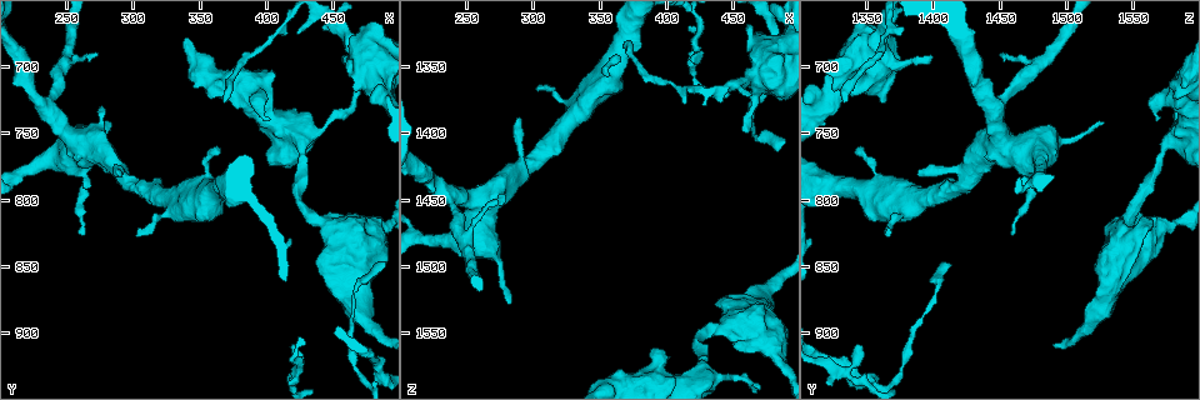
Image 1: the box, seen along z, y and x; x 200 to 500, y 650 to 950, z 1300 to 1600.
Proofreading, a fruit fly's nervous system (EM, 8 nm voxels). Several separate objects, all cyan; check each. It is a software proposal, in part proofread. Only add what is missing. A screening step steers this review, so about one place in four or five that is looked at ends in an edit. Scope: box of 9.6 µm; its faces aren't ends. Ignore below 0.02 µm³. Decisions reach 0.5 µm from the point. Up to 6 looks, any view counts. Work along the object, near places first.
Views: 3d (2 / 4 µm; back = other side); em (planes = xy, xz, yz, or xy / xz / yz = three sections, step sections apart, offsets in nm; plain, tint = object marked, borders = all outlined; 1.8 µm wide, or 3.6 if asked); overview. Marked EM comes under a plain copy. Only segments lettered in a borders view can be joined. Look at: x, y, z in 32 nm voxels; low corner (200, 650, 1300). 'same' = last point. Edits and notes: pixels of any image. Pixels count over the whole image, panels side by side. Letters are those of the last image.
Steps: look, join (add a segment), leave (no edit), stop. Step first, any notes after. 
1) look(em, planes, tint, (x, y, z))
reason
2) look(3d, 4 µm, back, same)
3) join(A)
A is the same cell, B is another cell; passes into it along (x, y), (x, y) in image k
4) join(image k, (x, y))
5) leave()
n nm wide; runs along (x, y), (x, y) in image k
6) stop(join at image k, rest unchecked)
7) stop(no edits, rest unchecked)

look(em, planes, tint, (422, 926, 1334))

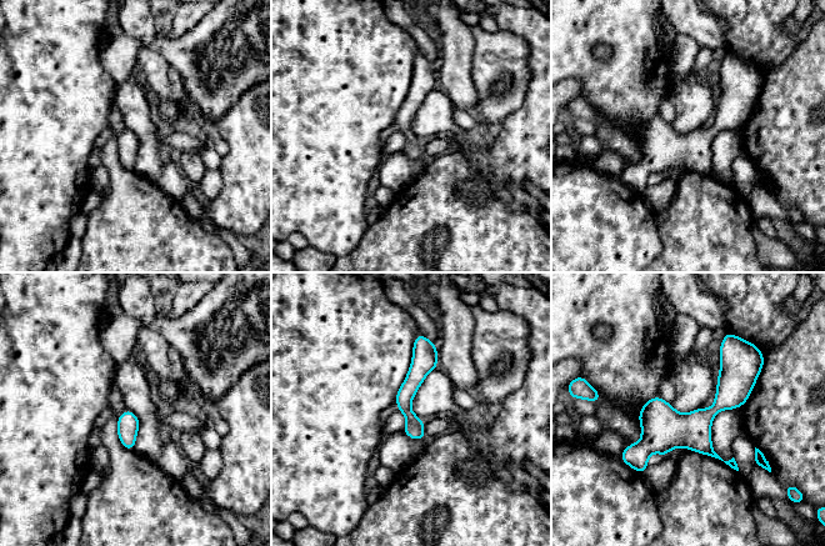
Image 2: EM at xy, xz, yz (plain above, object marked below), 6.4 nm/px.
look(em, planes, borders, same)

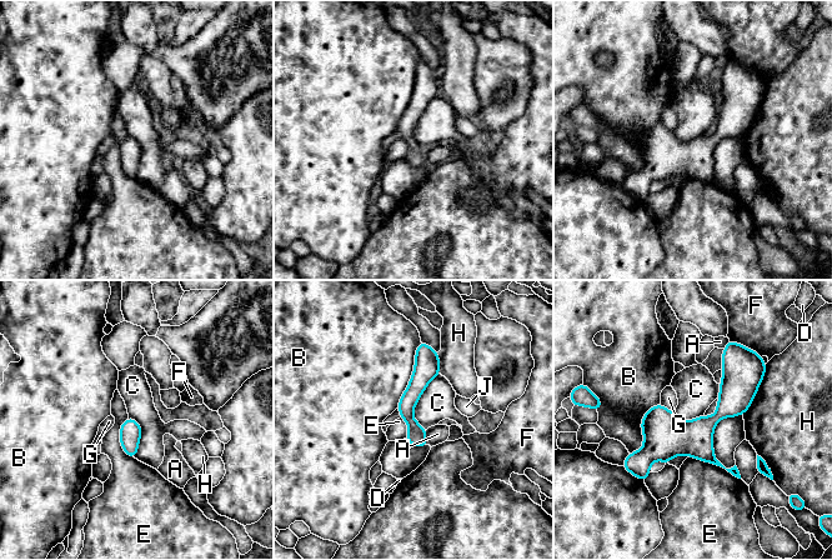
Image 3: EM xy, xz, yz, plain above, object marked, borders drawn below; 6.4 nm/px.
leave()
120 nm wide; B touches over 480 nm; A, B, C, D, E, F, G, H and J are other cells; no lettered segment goes on from it

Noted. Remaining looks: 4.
look(3d, 4 µm, (476, 694, 1340))
thick turns thin

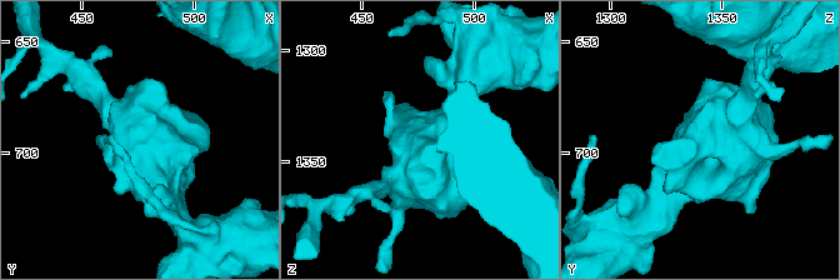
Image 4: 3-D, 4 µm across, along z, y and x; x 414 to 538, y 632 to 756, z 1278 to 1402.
look(em, 3.6 µm, xy, step 4, tint, (474, 693, 1339))

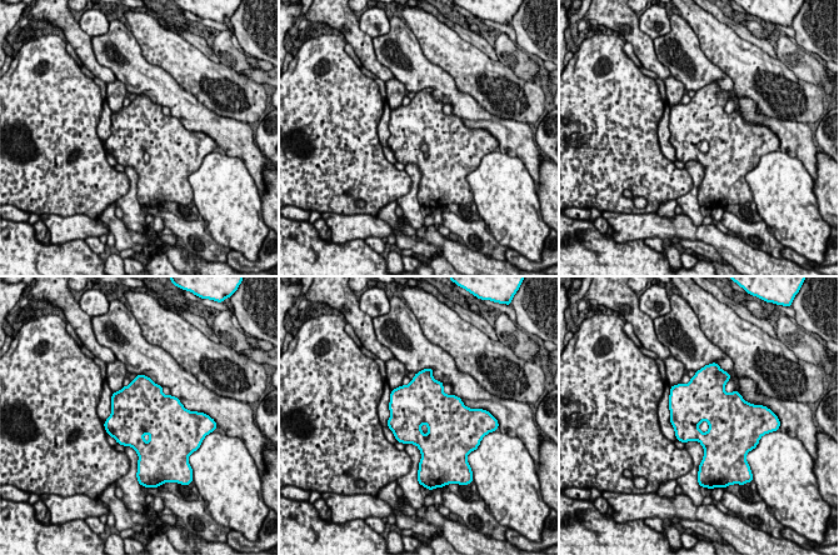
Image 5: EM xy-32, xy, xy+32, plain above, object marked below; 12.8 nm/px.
look(em, 3.6 µm, planes, borders, same)

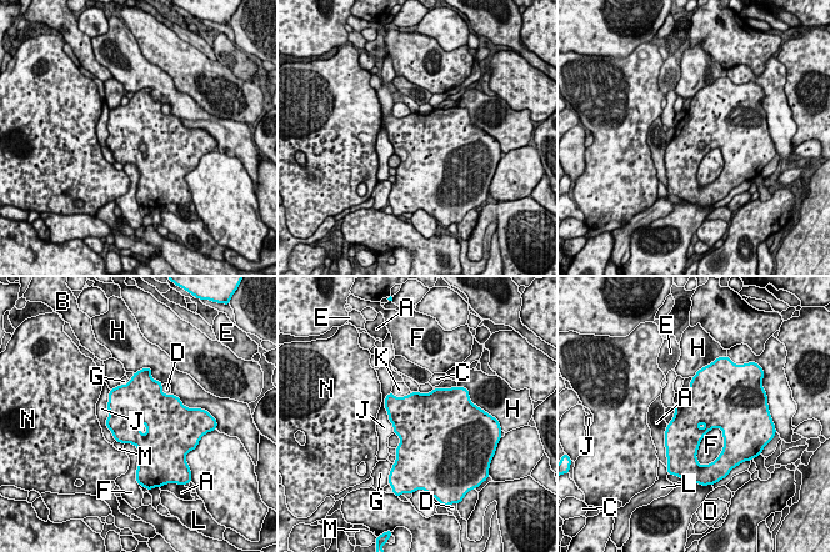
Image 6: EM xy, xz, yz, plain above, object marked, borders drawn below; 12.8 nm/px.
leave()
600 nm wide; A, B, C, D, E, F, G, H, J, K, L, M and N are other cells; border along (720, 427), (704, 436), (696, 458) in image 6; none of them fits

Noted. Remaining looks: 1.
look(em, planes, borders, (462, 692, 1396))

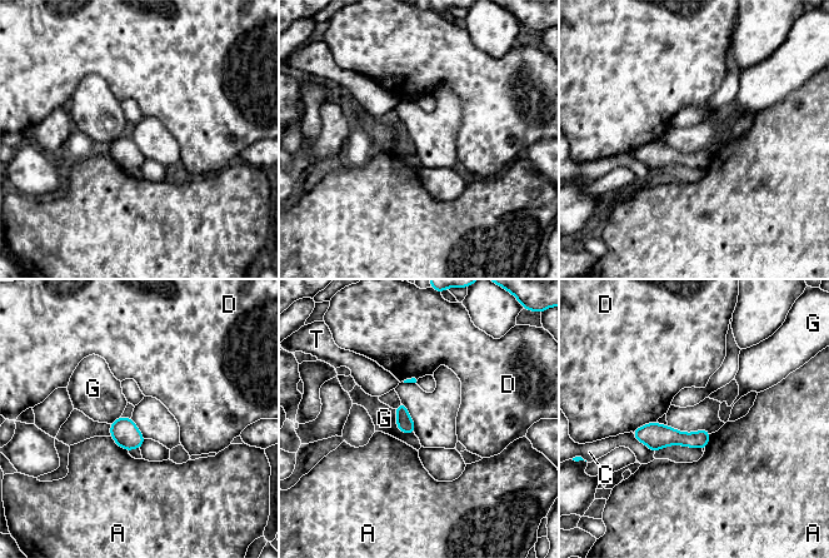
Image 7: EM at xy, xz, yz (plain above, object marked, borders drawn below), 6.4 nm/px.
leave()
A, C, D, G and T are other cells; border along (394, 409), (396, 427), (414, 434) in image 7; none of them fits

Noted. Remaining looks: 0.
stop(no edits, rest unchecked)

